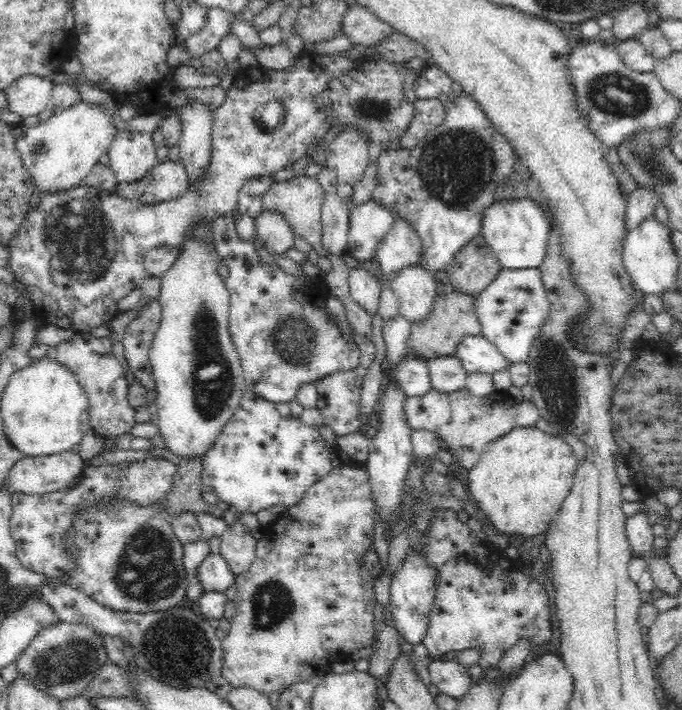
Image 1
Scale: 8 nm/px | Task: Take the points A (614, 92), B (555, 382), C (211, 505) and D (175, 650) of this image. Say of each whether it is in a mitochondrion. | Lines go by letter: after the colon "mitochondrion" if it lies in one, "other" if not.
A: mitochondrion
B: mitochondrion
C: other
D: mitochondrion

